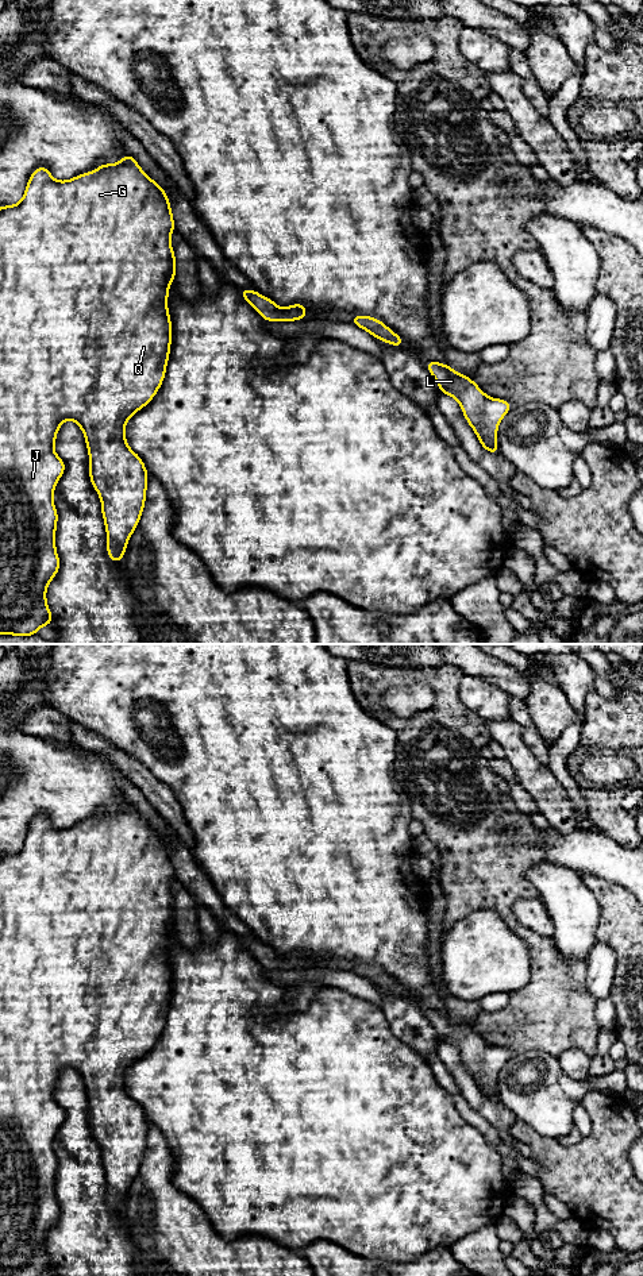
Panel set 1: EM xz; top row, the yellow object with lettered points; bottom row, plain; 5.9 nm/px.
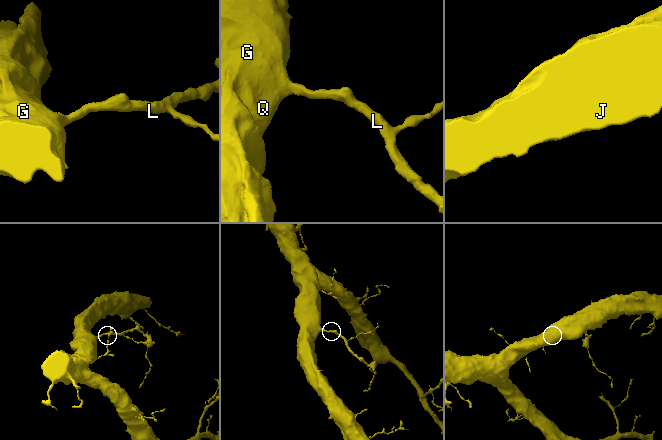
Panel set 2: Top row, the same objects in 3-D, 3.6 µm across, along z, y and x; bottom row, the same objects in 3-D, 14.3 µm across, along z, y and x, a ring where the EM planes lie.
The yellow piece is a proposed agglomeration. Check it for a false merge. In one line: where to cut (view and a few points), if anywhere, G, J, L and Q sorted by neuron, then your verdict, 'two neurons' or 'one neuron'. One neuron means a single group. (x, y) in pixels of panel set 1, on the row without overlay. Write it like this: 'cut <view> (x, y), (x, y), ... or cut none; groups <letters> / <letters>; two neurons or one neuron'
cut none; groups G J L Q; one neuron

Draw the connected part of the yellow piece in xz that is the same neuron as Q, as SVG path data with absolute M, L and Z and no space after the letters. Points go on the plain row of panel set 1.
M130 801L113 813L103 810L96 818L66 829L54 828L46 814L38 814L28 826L23 847L15 853L0 855L0 1276L41 1276L53 1272L46 1238L61 1214L55 1196L58 1160L53 1142L66 1117L54 1099L54 1091L65 1068L77 1071L85 1084L91 1132L101 1148L108 1206L115 1211L123 1210L128 1187L140 1169L149 1129L143 1109L127 1092L124 1075L154 1046L166 1022L173 986L168 945L169 933L176 928L177 907L170 891L174 879L166 840L140 817Z

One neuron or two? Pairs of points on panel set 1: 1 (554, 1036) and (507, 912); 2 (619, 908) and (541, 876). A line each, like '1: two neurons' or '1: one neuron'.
1: one neuron
2: two neurons

